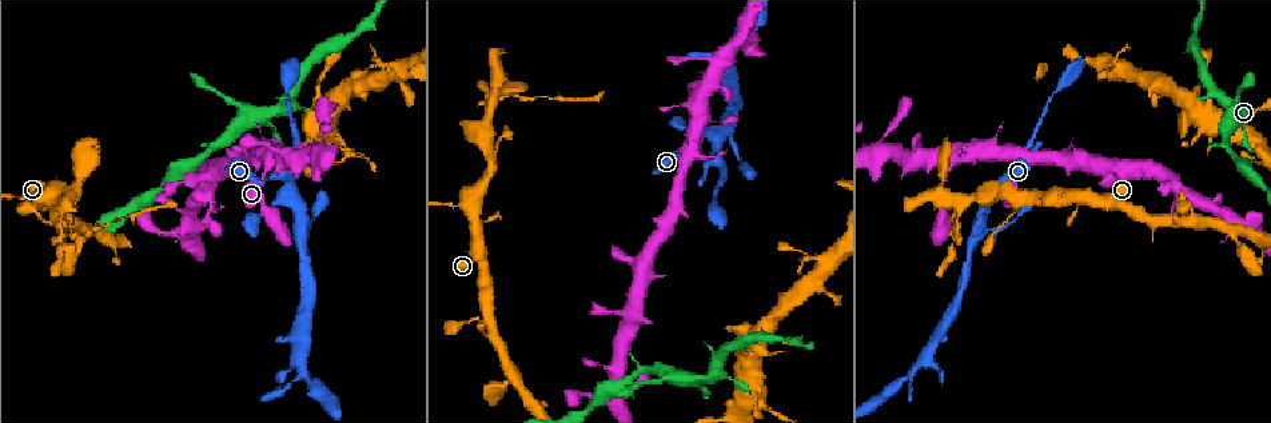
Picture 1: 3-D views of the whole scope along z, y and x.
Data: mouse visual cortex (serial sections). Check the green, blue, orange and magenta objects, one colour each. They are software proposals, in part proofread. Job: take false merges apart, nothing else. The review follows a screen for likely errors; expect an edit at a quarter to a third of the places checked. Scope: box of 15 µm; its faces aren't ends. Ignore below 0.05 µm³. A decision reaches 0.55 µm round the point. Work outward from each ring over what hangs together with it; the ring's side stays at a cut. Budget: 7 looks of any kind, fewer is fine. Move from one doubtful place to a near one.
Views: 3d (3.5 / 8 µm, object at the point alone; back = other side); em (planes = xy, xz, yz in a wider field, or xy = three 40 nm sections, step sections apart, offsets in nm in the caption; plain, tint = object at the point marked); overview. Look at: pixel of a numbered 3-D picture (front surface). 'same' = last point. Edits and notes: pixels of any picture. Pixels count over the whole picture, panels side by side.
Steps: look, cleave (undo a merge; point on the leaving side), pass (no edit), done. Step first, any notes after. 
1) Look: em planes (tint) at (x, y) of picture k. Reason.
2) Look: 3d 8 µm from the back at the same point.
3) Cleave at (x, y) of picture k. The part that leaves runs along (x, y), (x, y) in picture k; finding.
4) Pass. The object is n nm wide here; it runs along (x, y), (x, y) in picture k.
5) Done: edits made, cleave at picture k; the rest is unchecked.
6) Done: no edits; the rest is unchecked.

Look: 3d 3.5 µm at (282, 154) of picture 1. Thin neck.

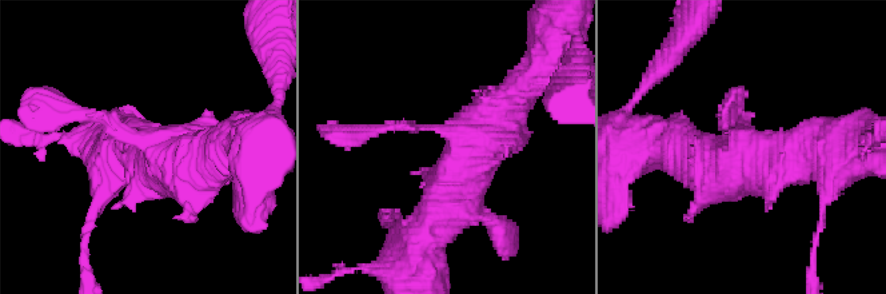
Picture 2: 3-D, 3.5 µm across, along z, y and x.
Look: em xy step 5 (tint) at (453, 133) of picture 2. Shape alone is not enough.

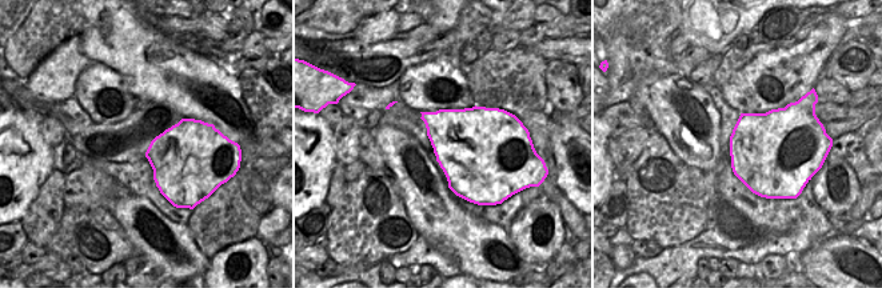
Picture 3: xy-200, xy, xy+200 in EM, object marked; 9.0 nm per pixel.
Pass. All the same cell.

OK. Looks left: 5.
Look: em xy step 3 (tint) at (282, 174) of picture 1. Sharp bend.

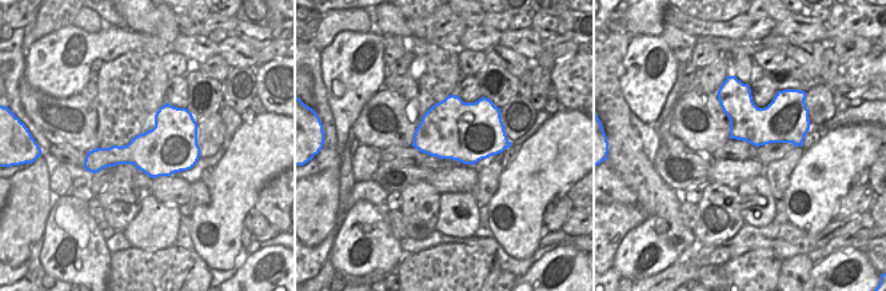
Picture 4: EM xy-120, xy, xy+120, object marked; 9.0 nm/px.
Look: 3d 3.5 µm from the back at the same point.

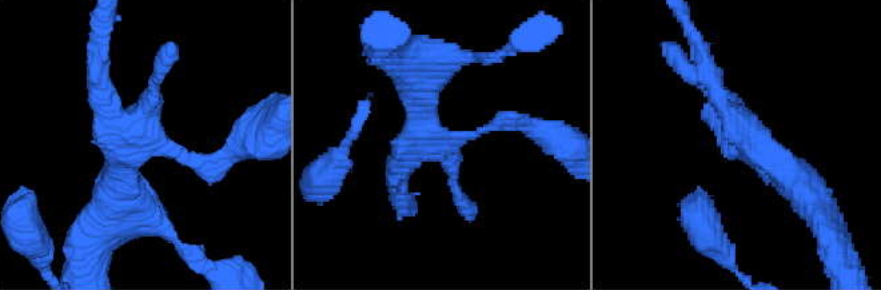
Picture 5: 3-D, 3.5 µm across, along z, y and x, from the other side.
Pass. It runs along (515, 122), (433, 139), (417, 74) in picture 5; continuous, no second cell.

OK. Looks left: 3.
Look: 3d 3.5 µm at (63, 234) of picture 1. Three arms meet.

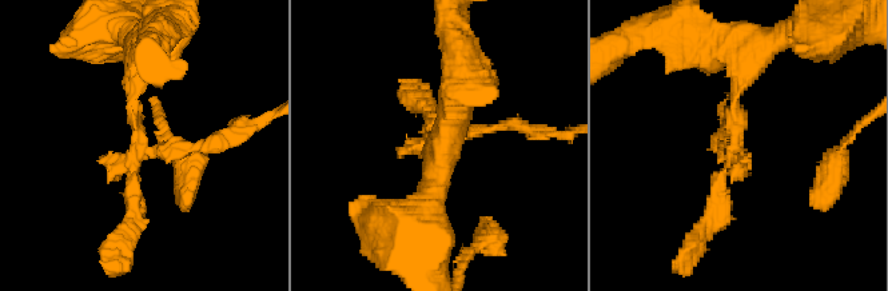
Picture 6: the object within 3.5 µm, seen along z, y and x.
Look: em xy step 5 (tint) at (140, 144) of picture 6.

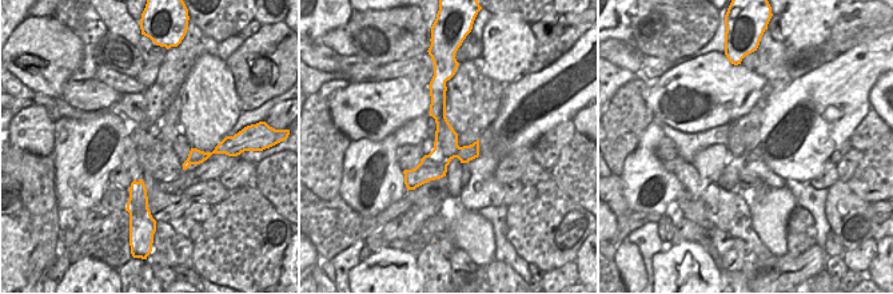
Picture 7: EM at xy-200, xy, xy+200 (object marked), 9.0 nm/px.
Cleave at (199, 146) of picture 6. A border runs along (434, 146), (446, 166) in picture 7; two cells meet here.

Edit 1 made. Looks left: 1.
Done: edits made, cleave at picture 6; the rest is unchecked.

